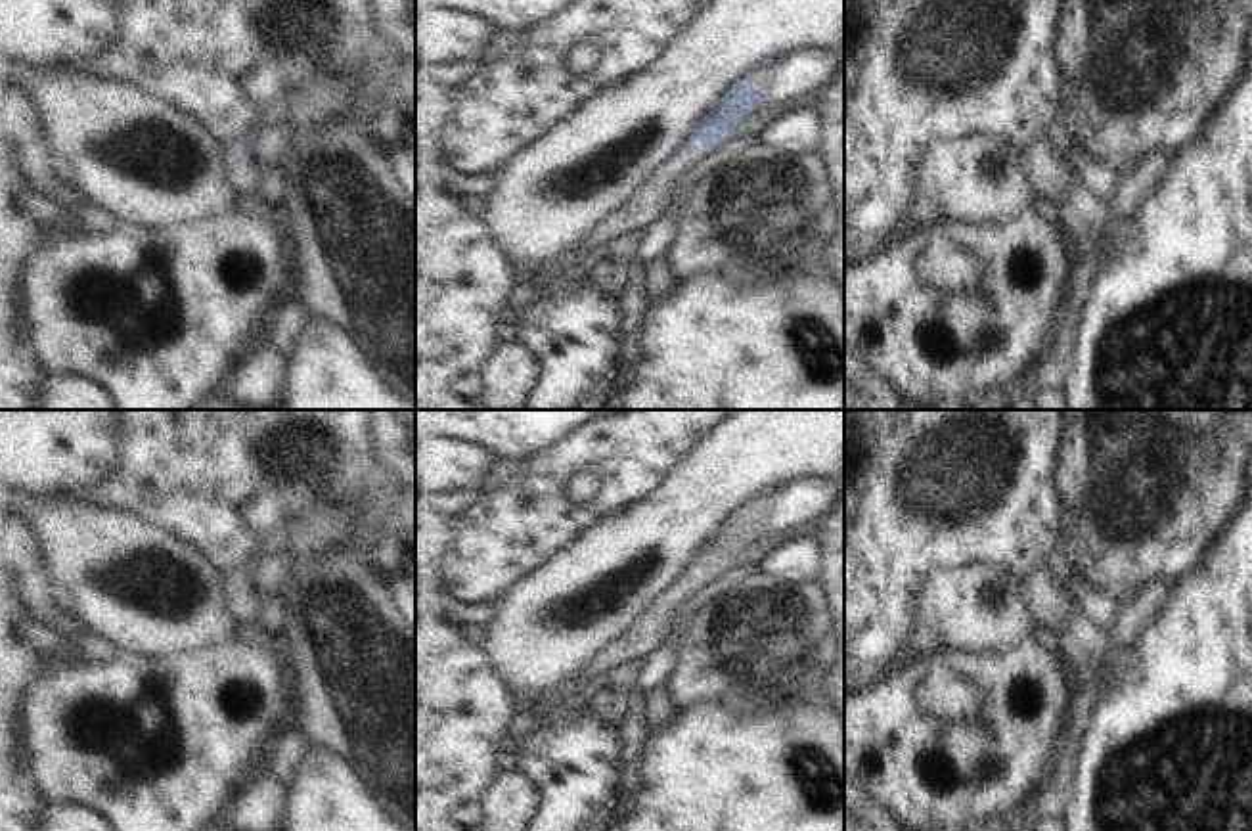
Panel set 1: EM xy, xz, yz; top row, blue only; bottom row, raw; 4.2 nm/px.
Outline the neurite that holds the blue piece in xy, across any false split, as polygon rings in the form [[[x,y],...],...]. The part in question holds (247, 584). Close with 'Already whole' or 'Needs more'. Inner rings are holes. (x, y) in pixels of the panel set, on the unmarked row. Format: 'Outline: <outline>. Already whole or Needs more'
Outline: [[[249,573],[228,574],[228,605],[241,622],[253,622],[260,611]]]. Needs more.

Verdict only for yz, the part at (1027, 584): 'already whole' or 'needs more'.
needs more

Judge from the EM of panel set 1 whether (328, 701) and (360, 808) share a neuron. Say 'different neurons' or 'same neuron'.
different neurons

